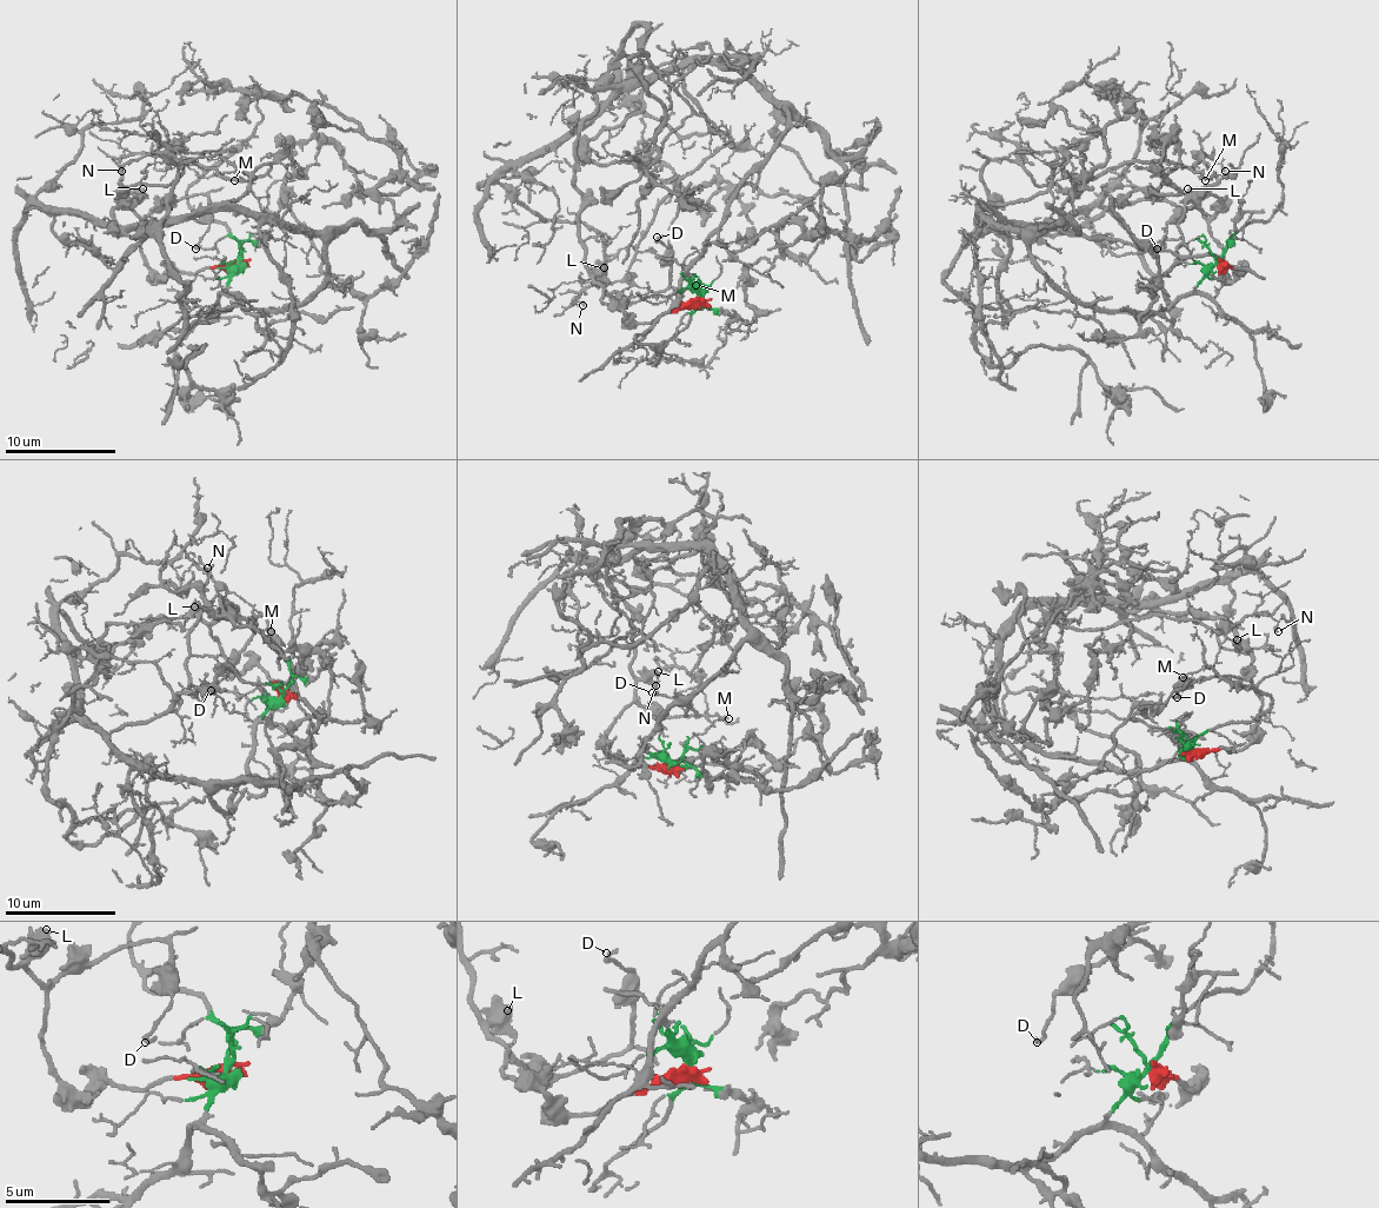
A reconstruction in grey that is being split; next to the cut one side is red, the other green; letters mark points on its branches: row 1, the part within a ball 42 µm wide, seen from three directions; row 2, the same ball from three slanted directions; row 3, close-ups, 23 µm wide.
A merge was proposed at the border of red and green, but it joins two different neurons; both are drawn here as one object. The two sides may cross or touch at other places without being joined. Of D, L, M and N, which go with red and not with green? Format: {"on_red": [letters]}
{"on_red": ["D", "L"]}

